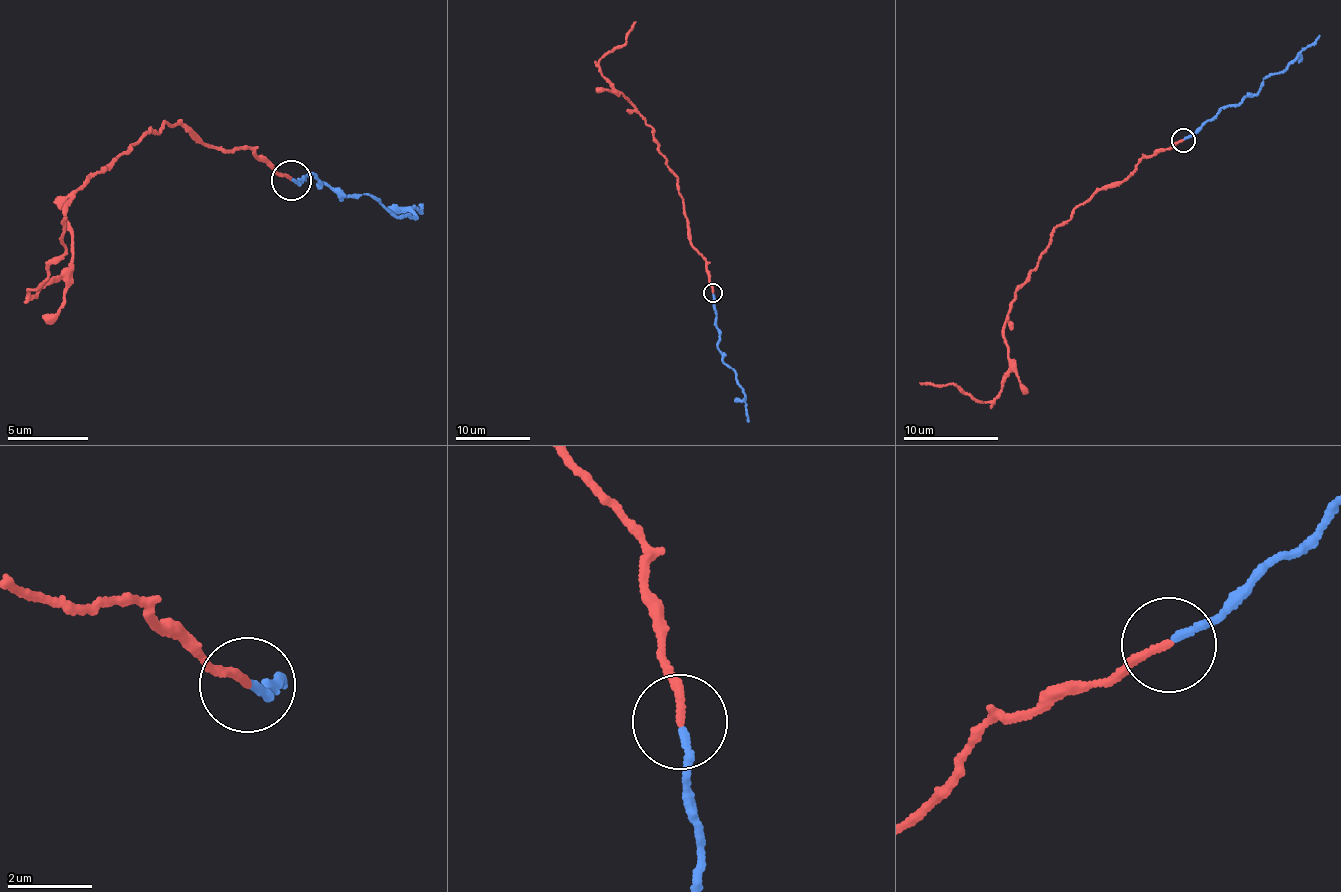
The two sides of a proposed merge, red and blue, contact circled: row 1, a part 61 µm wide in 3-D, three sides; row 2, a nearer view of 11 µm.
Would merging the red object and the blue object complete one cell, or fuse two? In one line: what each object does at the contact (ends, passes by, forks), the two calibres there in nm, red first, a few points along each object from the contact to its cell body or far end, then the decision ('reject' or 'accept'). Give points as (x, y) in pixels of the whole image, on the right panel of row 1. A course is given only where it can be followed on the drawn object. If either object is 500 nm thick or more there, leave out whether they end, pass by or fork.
red ends there; blue ends there; 190 nm thick on the red side, 170 nm on the other; red runs (1182, 141), (1096, 189), (1054, 231), (1008, 314), (1008, 368), (995, 398), (984, 403), (952, 384), (920, 383); blue runs (1185, 138), (1191, 137), (1219, 113), (1257, 94), (1266, 77), (1286, 71), (1294, 59), (1320, 36); reject

